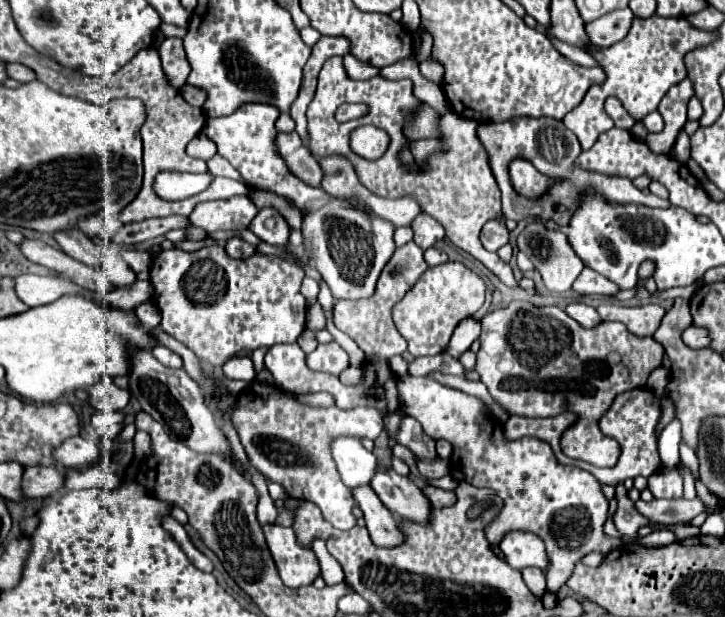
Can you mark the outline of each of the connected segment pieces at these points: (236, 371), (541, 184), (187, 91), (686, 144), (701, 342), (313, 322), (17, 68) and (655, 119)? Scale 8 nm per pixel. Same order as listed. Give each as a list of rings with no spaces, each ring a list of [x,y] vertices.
[[[237,355],[237,357],[229,359],[223,365],[223,371],[225,371],[227,379],[239,379],[239,381],[247,381],[247,383],[251,383],[255,379],[255,367],[253,367],[253,361],[249,355]]]
[[[513,161],[511,165],[511,179],[515,191],[521,191],[525,197],[541,197],[545,189],[549,189],[549,179],[541,177],[533,165],[527,165],[527,161]]]
[[[183,85],[181,95],[193,107],[203,107],[203,103],[207,99],[207,93],[203,89],[199,89],[199,87],[193,87],[193,85]]]
[[[683,129],[677,136],[673,151],[675,151],[676,160],[681,164],[685,164],[690,159],[690,138]]]
[[[689,325],[689,327],[683,331],[681,339],[683,339],[683,343],[685,343],[687,347],[691,347],[691,349],[701,349],[701,347],[707,347],[707,345],[709,345],[709,335],[707,335],[703,329],[695,327],[695,325]]]
[[[315,303],[307,309],[307,327],[315,329],[315,331],[325,329],[325,315],[323,315],[323,309],[319,303]]]
[[[7,63],[5,73],[7,73],[7,77],[11,77],[19,83],[31,83],[35,79],[35,73],[29,67],[21,65],[21,63]]]
[[[653,111],[653,113],[649,113],[649,115],[643,119],[643,125],[645,125],[651,133],[661,133],[665,123],[663,123],[661,113],[659,113],[659,111]]]

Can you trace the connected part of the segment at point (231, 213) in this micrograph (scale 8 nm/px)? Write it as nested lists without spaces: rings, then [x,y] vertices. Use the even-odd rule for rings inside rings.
[[[249,195],[199,203],[188,217],[190,223],[185,227],[185,239],[205,241],[207,233],[201,233],[201,229],[208,233],[245,229],[255,215],[257,207],[253,205]]]

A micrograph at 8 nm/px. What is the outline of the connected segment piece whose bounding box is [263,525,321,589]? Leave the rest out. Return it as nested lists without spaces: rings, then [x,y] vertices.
[[[263,525],[263,533],[267,539],[267,547],[275,559],[281,581],[287,587],[303,587],[311,585],[321,573],[319,561],[311,547],[305,547],[297,541],[295,531],[291,527],[279,525]]]

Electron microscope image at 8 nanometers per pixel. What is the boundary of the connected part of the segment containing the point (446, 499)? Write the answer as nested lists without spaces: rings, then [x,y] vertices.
[[[427,485],[423,489],[425,497],[429,499],[429,503],[433,507],[445,507],[445,505],[453,505],[455,501],[455,493],[453,491],[445,491],[445,489],[439,489],[439,487],[433,487],[433,485]]]

